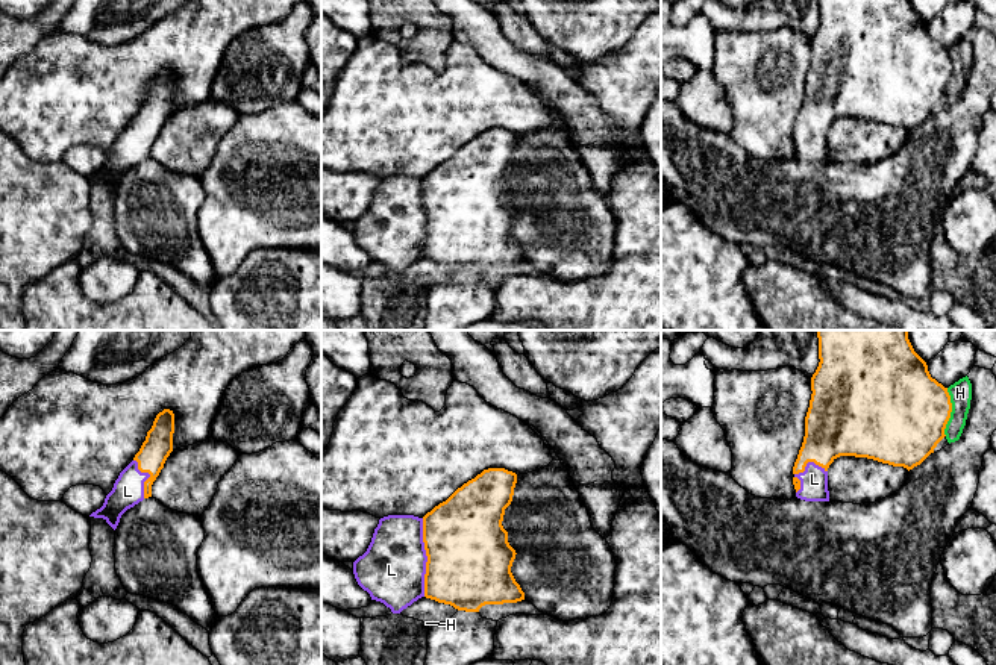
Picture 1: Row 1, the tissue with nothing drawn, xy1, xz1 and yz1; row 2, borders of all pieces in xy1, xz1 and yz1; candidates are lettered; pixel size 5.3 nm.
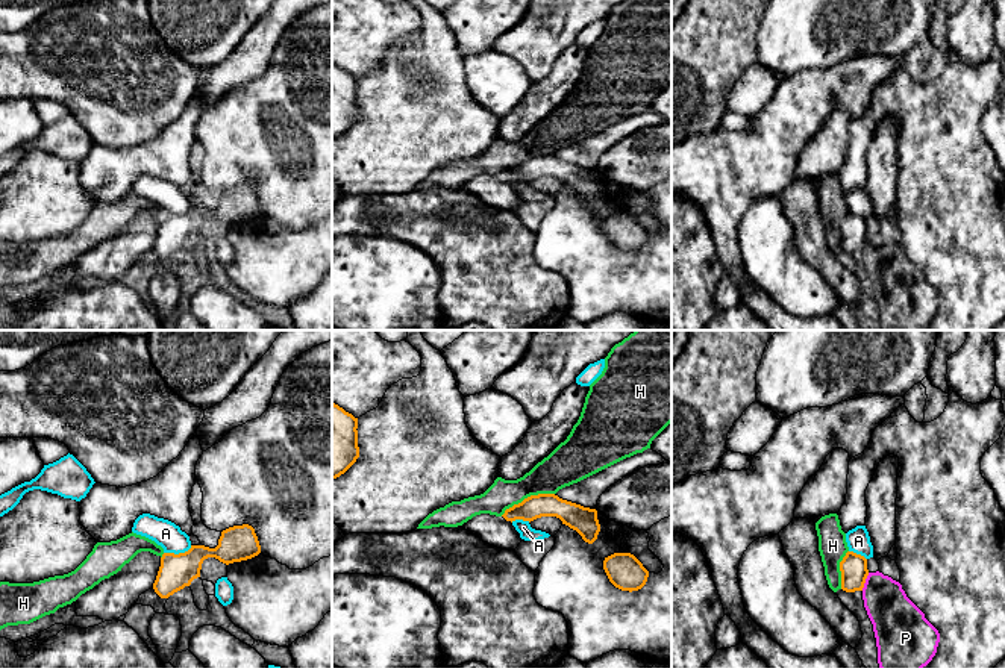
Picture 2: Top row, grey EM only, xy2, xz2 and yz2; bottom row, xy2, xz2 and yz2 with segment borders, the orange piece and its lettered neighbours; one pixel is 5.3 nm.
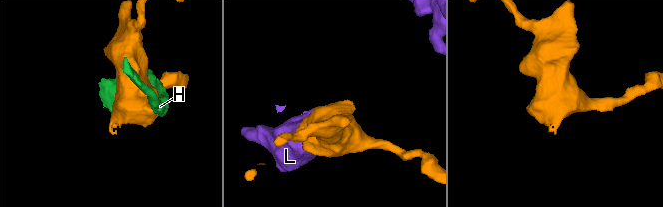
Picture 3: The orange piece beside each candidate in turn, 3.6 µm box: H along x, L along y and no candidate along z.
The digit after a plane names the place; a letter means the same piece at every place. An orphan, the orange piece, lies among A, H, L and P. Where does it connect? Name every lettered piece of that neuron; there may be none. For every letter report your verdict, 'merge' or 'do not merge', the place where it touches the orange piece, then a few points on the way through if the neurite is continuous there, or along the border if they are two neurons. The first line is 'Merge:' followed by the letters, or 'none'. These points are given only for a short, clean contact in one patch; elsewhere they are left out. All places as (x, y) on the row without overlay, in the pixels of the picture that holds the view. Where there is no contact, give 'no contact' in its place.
Merge: L
A: do not merge | xy2 (179, 214) | along xy2 (191, 206), (184, 212), (164, 214)
H: do not merge | xz2 (528, 158)
L: merge | xz1 (428, 218)
P: do not merge | yz2 (864, 243) | along yz2 (869, 234), (861, 250)

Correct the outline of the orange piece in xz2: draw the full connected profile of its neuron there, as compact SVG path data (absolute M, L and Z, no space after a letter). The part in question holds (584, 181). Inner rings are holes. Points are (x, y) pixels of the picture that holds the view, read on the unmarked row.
M538 155L506 170L502 176L506 182L534 182L541 177L556 177L562 185L576 191L582 200L593 204L600 192L597 171L559 159L555 155Z

